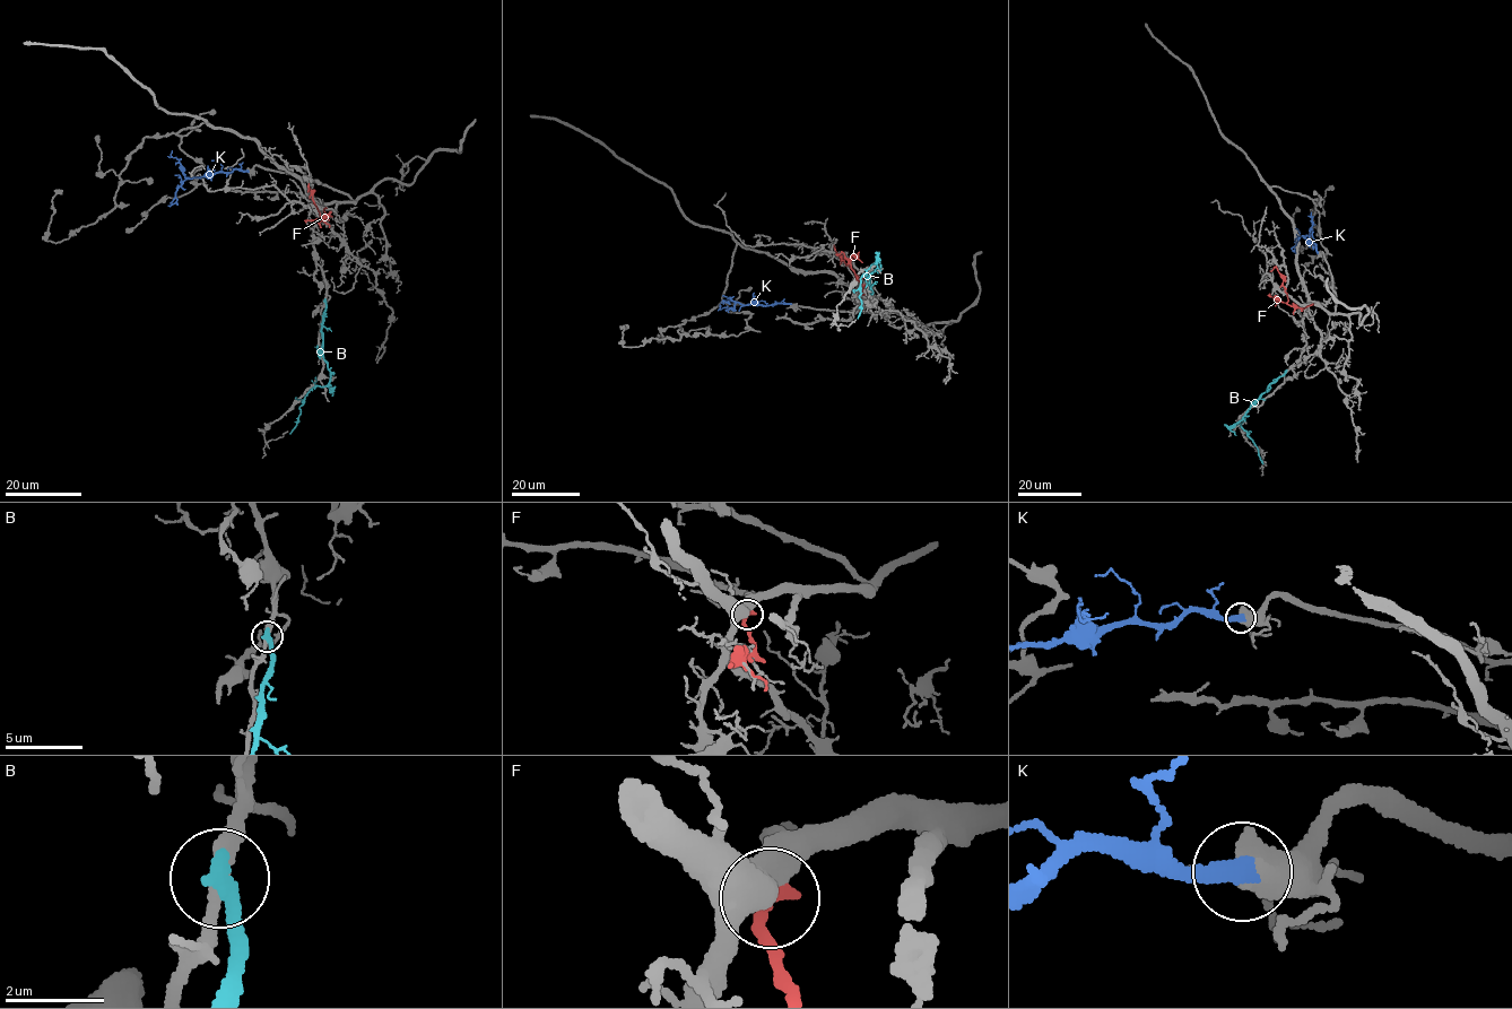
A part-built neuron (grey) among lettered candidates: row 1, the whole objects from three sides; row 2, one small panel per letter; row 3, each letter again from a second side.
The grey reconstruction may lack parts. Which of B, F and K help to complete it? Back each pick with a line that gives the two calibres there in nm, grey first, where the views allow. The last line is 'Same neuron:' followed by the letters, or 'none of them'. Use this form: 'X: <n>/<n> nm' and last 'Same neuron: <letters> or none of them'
K: 480/340 nm
Same neuron: K

